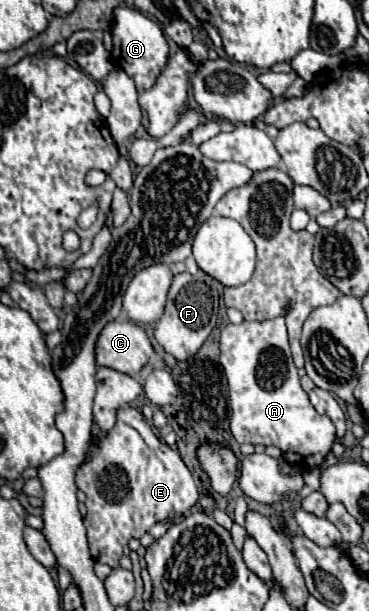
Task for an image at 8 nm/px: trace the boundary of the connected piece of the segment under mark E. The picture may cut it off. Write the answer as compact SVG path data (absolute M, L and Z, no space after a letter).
M131 406L118 410L116 426L112 432L100 440L100 448L94 452L94 458L80 466L76 474L76 486L86 494L88 514L84 516L84 526L88 532L90 552L94 554L96 562L108 564L110 568L118 568L118 560L130 538L140 538L158 522L174 520L174 514L188 516L200 498L194 478L184 466L180 454L166 446L143 415Z

